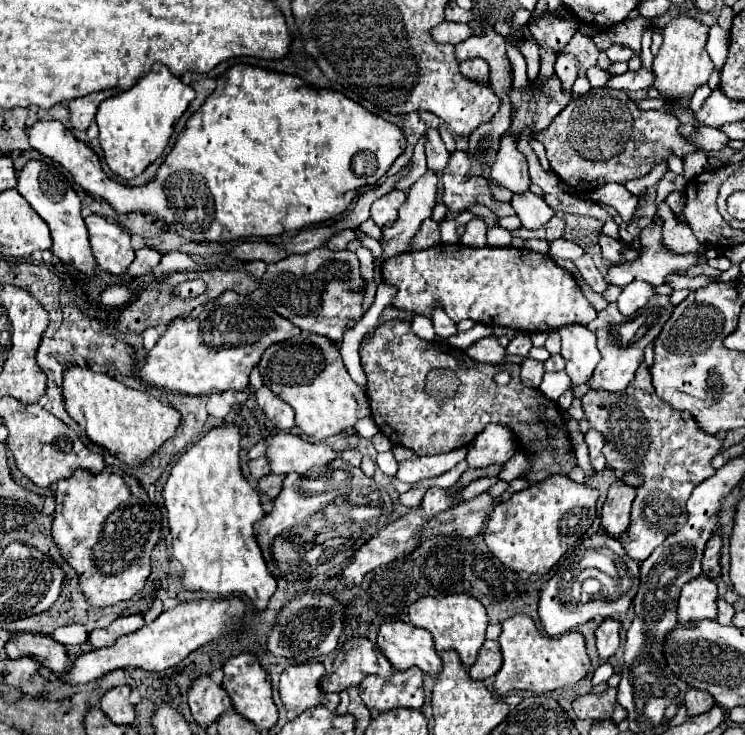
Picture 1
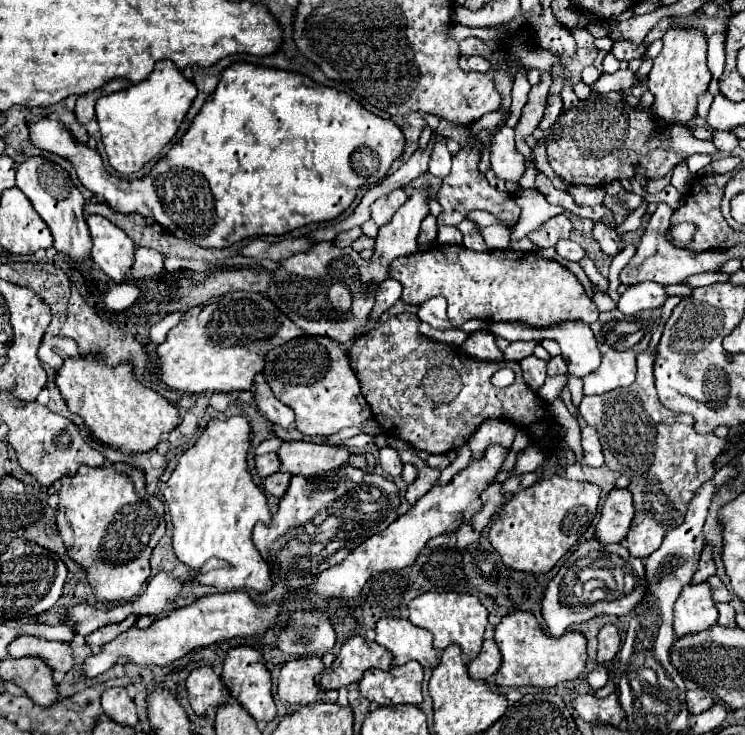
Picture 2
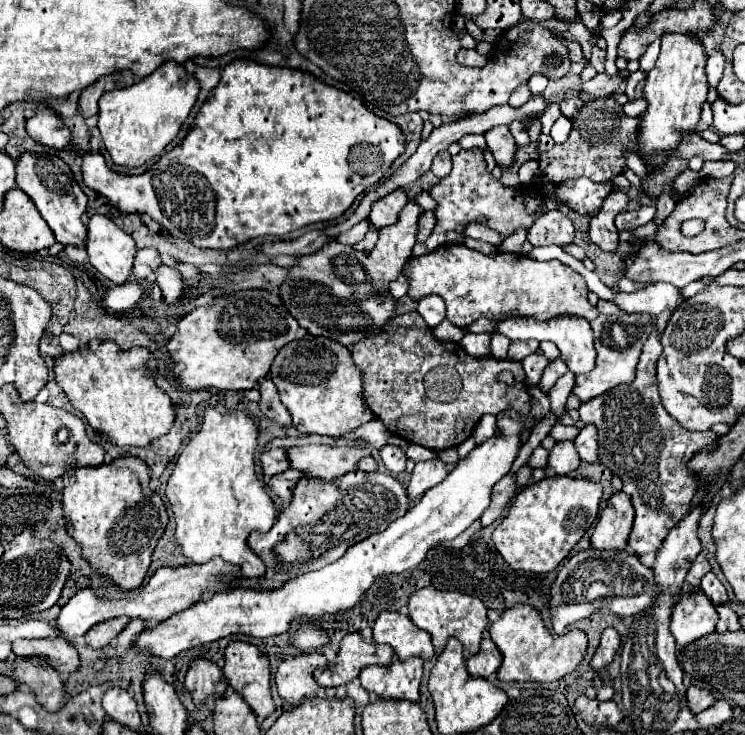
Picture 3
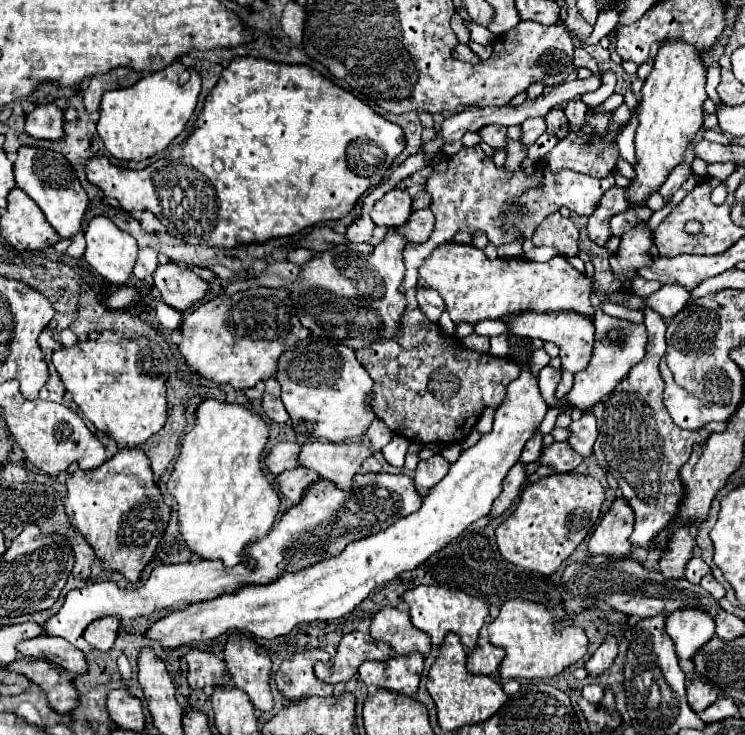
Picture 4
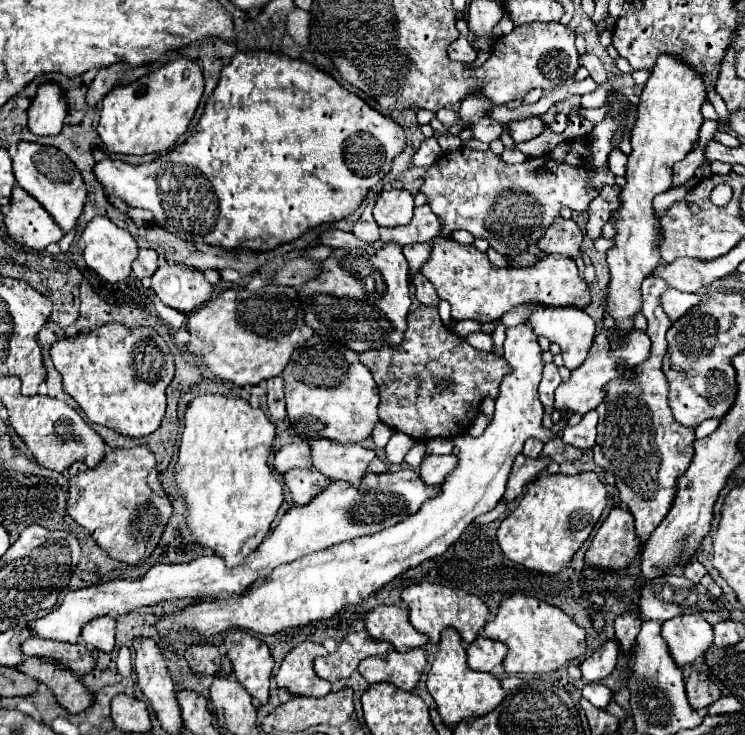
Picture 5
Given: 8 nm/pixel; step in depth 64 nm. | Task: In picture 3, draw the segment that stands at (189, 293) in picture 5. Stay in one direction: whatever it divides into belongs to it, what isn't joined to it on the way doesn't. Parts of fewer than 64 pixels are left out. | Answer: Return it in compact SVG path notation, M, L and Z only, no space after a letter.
M158 268L156 270L156 284L162 290L162 296L168 304L180 304L186 296L186 284L182 274L172 274L172 268Z

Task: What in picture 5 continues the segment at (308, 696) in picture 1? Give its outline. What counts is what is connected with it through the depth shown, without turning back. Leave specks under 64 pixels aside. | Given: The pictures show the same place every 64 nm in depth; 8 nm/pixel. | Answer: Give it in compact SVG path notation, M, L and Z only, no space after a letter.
M300 642L294 646L276 674L278 688L286 688L296 696L326 696L330 682L316 676L312 666L316 656L328 656L328 650L316 642Z

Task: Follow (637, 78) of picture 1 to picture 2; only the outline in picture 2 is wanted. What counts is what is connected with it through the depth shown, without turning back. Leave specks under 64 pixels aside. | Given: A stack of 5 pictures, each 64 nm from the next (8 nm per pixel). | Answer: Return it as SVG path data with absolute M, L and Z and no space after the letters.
M618 70L614 74L602 74L590 88L596 94L608 94L608 92L624 92L632 88L636 82L636 76L632 70Z

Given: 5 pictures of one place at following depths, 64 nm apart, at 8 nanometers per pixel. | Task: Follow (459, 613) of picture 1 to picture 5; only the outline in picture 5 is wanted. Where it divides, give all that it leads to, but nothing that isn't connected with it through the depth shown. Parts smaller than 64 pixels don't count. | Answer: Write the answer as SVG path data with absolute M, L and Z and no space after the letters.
M420 582L420 584L406 588L402 592L402 600L408 604L412 626L418 632L426 634L430 638L430 642L438 642L440 632L446 626L452 626L460 632L462 640L470 644L488 620L488 606L482 602L482 598L468 594L462 588L448 588L448 586L438 586L438 584L432 584L432 582Z

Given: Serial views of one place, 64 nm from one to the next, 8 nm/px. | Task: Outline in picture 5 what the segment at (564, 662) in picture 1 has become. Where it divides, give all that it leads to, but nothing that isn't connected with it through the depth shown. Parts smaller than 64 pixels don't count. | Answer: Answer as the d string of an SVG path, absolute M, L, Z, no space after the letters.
M512 594L504 602L500 602L498 614L484 626L484 634L508 646L508 654L504 658L504 670L508 674L552 672L562 668L568 660L574 660L586 652L584 628L580 628L560 608L524 594Z

